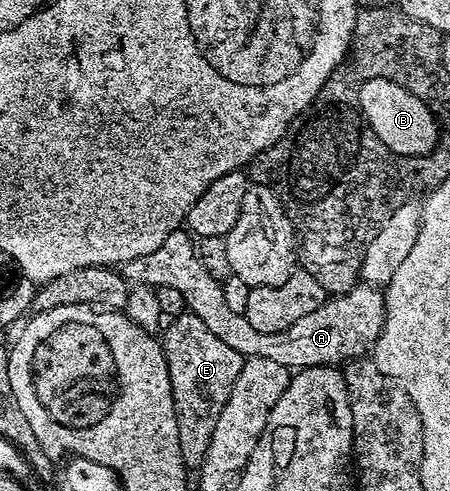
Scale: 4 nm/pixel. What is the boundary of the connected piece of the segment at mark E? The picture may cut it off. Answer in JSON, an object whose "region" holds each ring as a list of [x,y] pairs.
{"region":[[[185,311],[180,316],[171,317],[163,329],[162,343],[164,357],[170,370],[170,386],[174,394],[174,410],[178,418],[178,450],[182,450],[182,462],[189,470],[199,469],[206,458],[210,446],[210,438],[214,435],[214,426],[218,423],[218,414],[222,414],[222,406],[226,406],[226,398],[230,398],[230,390],[234,390],[234,382],[242,370],[246,357],[238,354],[230,346],[226,346],[217,336],[202,323],[194,313]]]}

